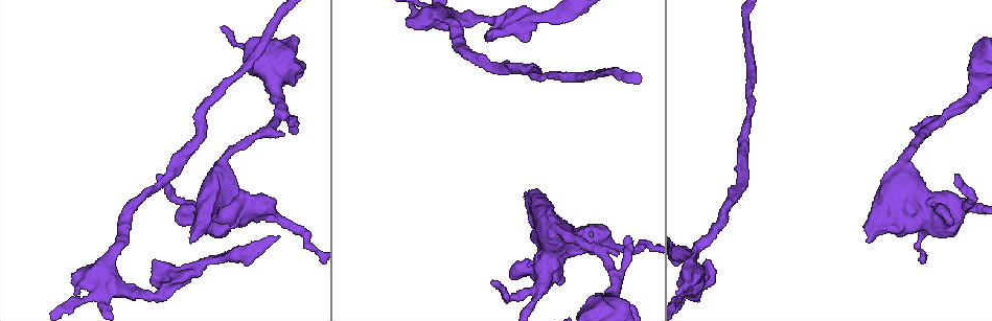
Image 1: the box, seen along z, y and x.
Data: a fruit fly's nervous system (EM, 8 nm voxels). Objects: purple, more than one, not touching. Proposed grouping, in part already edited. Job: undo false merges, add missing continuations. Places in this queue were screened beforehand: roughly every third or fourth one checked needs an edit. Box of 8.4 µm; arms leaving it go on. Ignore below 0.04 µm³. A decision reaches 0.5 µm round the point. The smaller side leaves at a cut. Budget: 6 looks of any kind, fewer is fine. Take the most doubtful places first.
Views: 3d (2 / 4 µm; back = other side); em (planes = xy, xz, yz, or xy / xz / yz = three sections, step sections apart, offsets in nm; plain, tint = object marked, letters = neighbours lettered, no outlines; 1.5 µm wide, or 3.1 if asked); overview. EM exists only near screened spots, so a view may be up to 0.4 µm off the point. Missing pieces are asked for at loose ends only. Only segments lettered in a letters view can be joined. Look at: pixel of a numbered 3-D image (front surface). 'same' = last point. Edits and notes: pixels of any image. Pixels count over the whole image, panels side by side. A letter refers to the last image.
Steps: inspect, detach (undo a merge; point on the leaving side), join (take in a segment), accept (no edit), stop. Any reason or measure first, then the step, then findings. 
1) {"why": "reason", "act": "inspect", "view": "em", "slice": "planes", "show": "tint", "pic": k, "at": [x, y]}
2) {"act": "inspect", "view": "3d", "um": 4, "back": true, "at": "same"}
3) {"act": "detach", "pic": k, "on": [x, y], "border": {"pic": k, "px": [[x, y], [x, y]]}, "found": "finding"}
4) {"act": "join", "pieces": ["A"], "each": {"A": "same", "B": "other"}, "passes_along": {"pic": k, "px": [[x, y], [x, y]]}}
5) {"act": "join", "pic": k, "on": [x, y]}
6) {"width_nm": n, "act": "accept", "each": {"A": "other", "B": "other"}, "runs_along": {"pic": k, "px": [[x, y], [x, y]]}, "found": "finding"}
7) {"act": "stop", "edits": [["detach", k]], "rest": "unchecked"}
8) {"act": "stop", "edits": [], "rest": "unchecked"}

{"why": "stops while still wide", "act": "inspect", "view": "3d", "um": 2, "pic": 1, "at": [192, 241]}

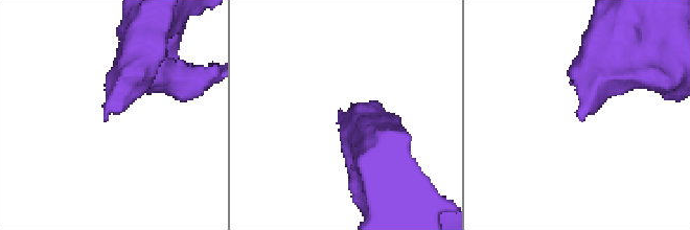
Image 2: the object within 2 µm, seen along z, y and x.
{"act": "inspect", "view": "em", "slice": "planes", "show": "letters", "pic": 2, "at": [108, 117]}

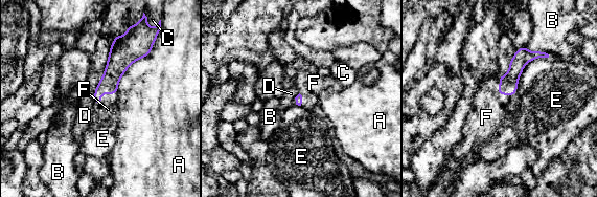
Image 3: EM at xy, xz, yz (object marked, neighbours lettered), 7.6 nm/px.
{"act": "join", "pieces": ["F"], "each": {"A": "other", "B": "other", "C": "other", "D": "other", "E": "other", "F": "same"}, "found": "the neuron continues"}

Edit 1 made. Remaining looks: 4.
{"why": "an open end", "act": "inspect", "view": "em", "slice": "yz", "step": 8, "show": "tint", "pic": 1, "at": [409, 17]}

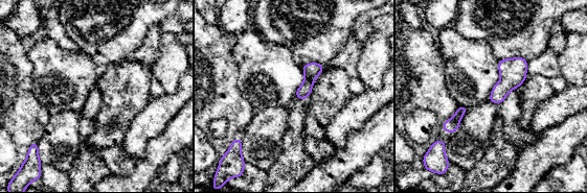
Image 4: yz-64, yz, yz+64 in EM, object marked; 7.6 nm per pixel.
{"why": "cut it another way", "act": "inspect", "view": "em", "slice": "planes", "show": "tint", "at": "same"}

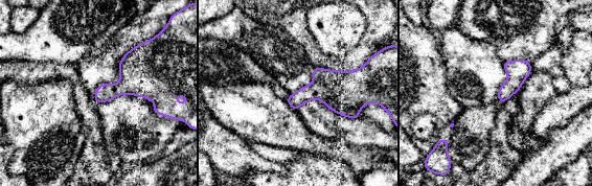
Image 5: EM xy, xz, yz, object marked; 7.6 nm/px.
{"act": "inspect", "view": "em", "slice": "planes", "show": "letters", "at": "same"}

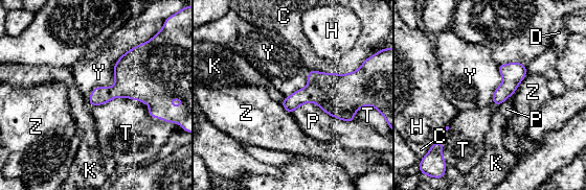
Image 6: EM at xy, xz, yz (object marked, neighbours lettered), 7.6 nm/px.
{"act": "accept", "each": {"C": "other", "D": "other", "H": "other", "K": "other", "P": "other", "T": "other", "Y": "other", "Z": "other"}, "border": {"pic": 6, "px": [[142, 43], [88, 101]]}, "found": "none of them fits"}

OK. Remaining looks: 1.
{"why": "narrows sharply", "act": "inspect", "view": "em", "slice": "planes", "show": "letters", "pic": 1, "at": [688, 257]}

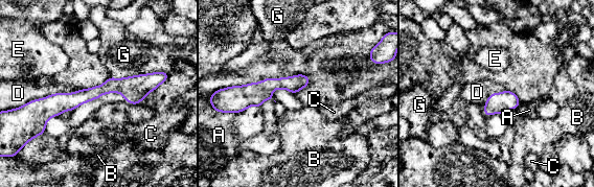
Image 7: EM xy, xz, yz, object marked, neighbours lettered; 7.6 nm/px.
{"act": "accept", "each": {"A": "other", "B": "other", "C": "other", "D": "other", "E": "other", "G": "other"}, "found": "continuous, no second neuron"}

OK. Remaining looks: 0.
{"act": "stop", "edits": [["join", 3]], "rest": "unchecked"}

